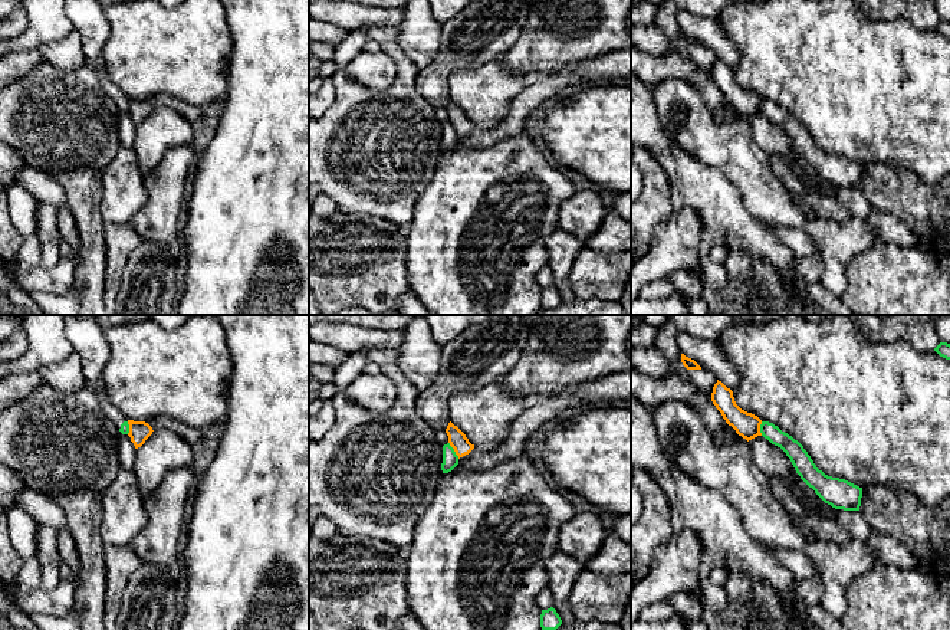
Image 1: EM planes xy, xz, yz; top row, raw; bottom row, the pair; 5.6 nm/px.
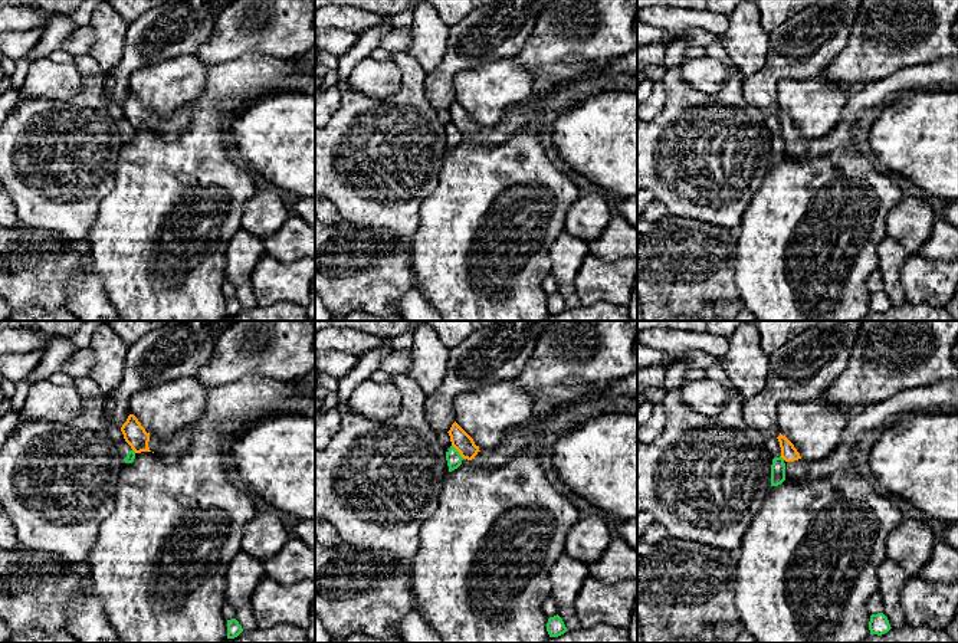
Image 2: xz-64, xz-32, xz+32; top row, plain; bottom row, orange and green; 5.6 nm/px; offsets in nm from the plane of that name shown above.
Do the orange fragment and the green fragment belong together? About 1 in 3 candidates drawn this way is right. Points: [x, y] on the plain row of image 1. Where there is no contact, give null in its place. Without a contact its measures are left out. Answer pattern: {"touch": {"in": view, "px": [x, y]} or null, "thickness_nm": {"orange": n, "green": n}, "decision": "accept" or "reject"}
{"touch": {"in": "xz", "px": [454, 128]}, "thickness_nm": {"orange": 100, "green": 90}, "decision": "reject"}

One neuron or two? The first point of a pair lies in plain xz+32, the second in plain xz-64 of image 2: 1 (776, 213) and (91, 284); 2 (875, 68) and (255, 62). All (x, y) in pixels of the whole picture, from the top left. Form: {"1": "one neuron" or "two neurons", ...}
{"1": "two neurons", "2": "two neurons"}

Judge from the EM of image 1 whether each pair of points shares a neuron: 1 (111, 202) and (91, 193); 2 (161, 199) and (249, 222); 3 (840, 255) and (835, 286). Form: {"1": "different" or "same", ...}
{"1": "different", "2": "different", "3": "same"}

